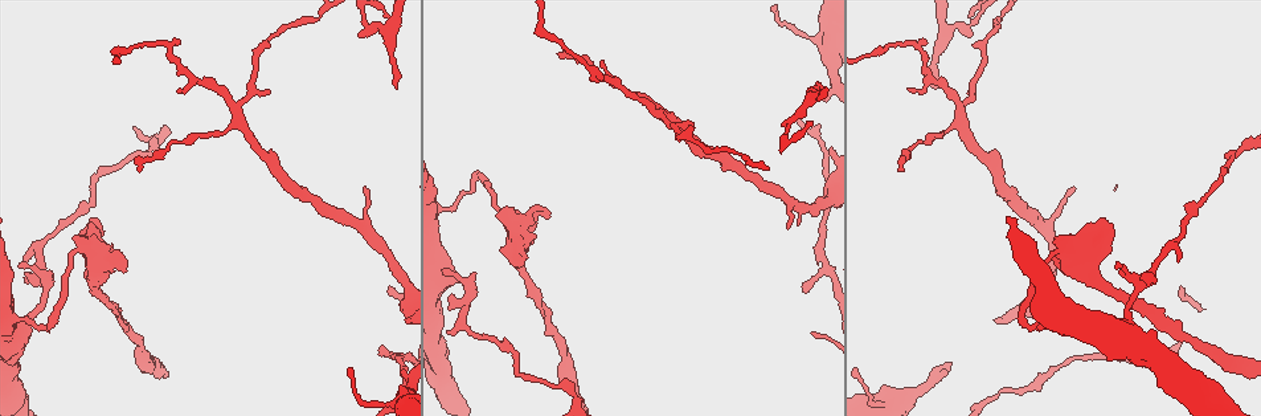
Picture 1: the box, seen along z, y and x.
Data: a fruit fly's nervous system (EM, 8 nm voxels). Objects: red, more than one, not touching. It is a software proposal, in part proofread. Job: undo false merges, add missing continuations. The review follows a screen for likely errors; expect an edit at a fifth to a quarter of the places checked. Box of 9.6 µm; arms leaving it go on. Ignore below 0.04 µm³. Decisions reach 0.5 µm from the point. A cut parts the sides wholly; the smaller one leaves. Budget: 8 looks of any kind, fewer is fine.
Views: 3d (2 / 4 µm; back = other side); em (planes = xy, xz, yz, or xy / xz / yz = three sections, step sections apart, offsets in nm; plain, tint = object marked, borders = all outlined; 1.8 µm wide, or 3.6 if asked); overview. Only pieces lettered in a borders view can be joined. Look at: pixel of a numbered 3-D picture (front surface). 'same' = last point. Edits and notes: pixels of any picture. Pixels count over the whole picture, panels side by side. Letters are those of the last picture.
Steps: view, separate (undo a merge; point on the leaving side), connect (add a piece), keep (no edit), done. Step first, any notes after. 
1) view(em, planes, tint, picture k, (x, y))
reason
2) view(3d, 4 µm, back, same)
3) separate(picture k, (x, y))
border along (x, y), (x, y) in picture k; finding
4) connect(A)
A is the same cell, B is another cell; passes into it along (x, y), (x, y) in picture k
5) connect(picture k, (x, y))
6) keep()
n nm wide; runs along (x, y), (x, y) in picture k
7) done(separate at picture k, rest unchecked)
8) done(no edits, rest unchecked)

view(em, yz, step 4, borders, picture 1, (692, 123))
thin end

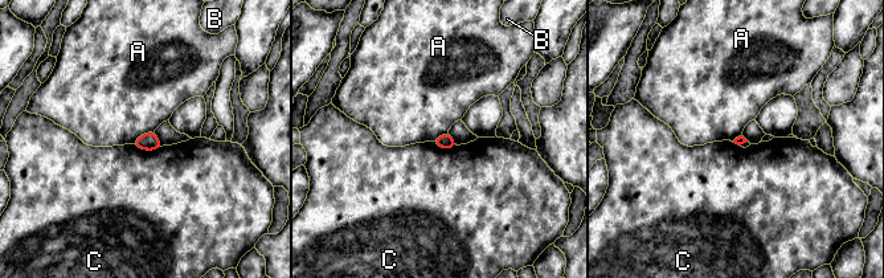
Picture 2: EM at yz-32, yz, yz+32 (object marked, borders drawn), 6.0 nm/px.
keep()
A, B and C are other cells; border along (154, 130), (140, 134), (131, 143) in picture 2; no lettered piece goes on from it

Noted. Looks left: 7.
view(3d, 4 µm, picture 1, (562, 57))
branch stops here

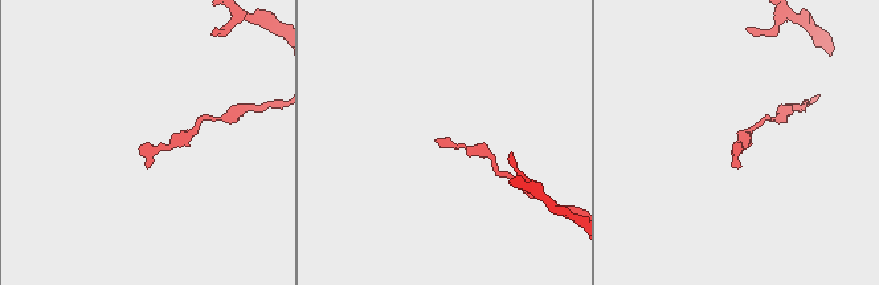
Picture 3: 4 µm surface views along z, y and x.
view(em, planes, borders, picture 3, (444, 143))

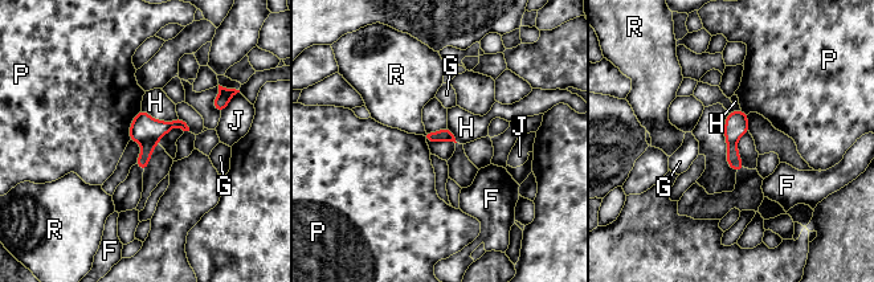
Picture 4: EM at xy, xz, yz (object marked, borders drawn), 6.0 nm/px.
keep()
F, G, H, J, P and R are other cells; no lettered piece goes on from it

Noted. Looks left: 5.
view(em, xz, step 8, borders, picture 1, (95, 252))
branch point

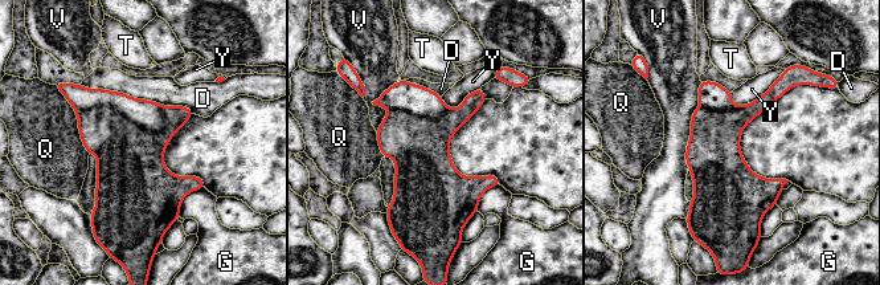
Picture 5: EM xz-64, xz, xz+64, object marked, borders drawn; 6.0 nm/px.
separate(picture 5, (126, 153))
340 nm wide; D, G, Q, T, V and Y are other cells; border along (76, 109), (166, 125) in picture 5; a second neuron is stuck on

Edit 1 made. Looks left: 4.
done(separate at picture 5, rest unchecked)

